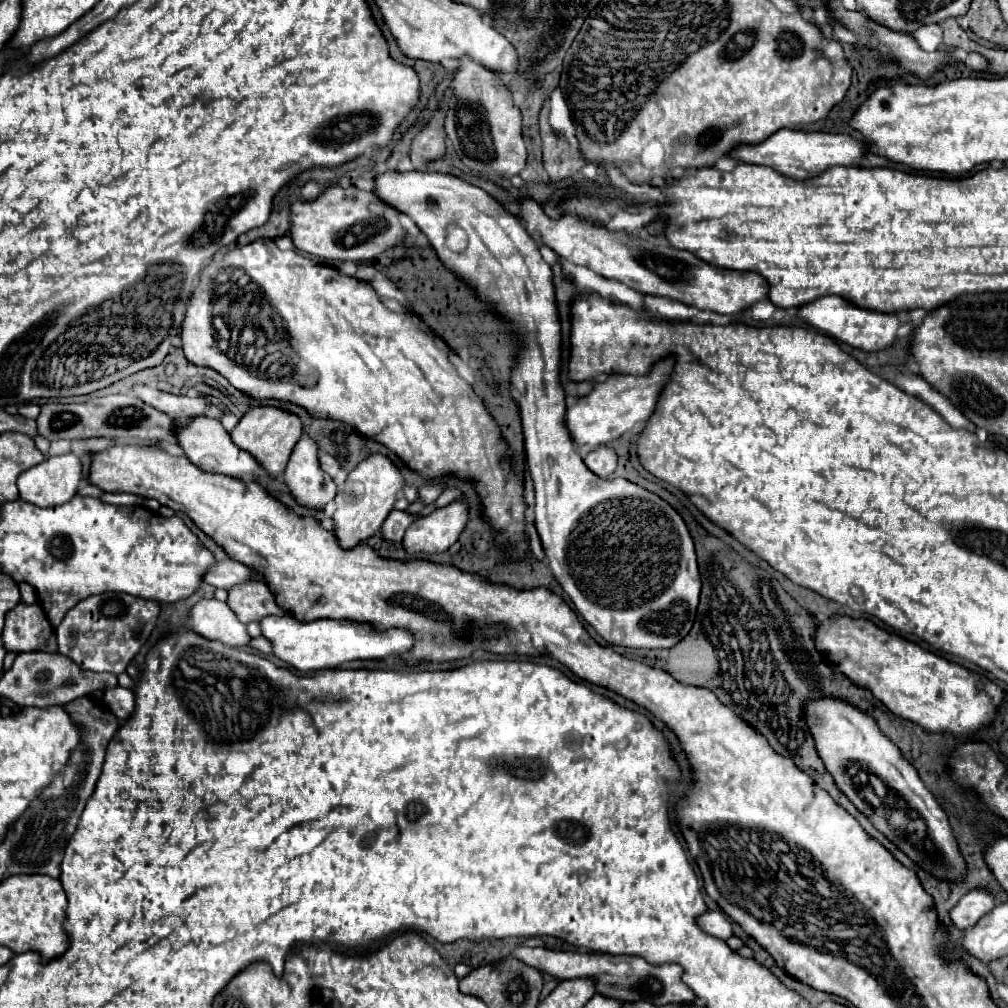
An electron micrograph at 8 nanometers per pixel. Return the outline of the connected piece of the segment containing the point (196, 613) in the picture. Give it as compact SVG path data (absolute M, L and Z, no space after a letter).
M201 600L189 614L191 626L205 638L221 640L231 648L243 648L249 642L245 626L237 620L235 612L225 602Z

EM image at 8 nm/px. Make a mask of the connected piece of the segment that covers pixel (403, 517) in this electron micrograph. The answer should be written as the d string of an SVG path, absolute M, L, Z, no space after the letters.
M393 510L393 512L387 516L387 520L383 522L379 534L381 534L381 538L383 538L385 542L391 542L391 544L401 542L403 534L405 534L405 530L407 530L407 526L409 526L411 522L415 522L415 516L413 516L413 514Z

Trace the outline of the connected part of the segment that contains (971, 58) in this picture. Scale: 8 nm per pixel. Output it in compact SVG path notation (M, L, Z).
M971 52L971 54L967 54L967 68L971 68L973 72L983 72L985 68L987 68L987 60L981 56L981 54L975 54L975 52Z

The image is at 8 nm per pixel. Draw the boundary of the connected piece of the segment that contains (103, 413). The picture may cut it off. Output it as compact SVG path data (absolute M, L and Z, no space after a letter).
M113 394L105 398L93 398L87 402L47 402L41 406L37 416L37 432L47 440L75 440L75 438L95 438L105 436L121 442L137 442L137 440L173 440L175 432L171 426L171 418L131 394Z

